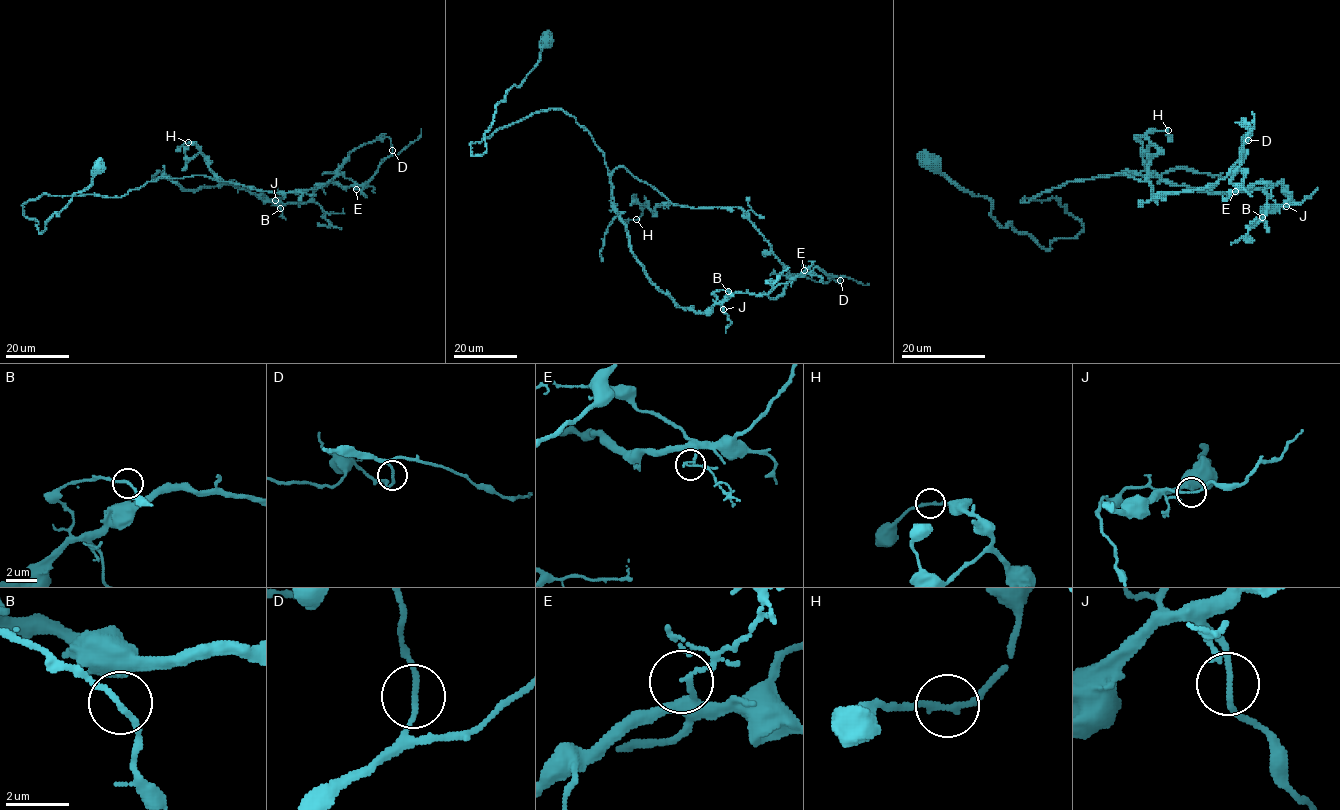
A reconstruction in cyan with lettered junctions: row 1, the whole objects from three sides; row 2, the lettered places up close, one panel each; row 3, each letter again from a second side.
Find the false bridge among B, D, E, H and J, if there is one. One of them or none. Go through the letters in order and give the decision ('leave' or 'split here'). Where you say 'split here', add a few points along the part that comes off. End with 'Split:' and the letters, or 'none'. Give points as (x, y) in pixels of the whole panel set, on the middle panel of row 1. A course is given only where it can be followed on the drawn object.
B: leave
D: leave
E: leave
H: leave
J: leave
Split: none

